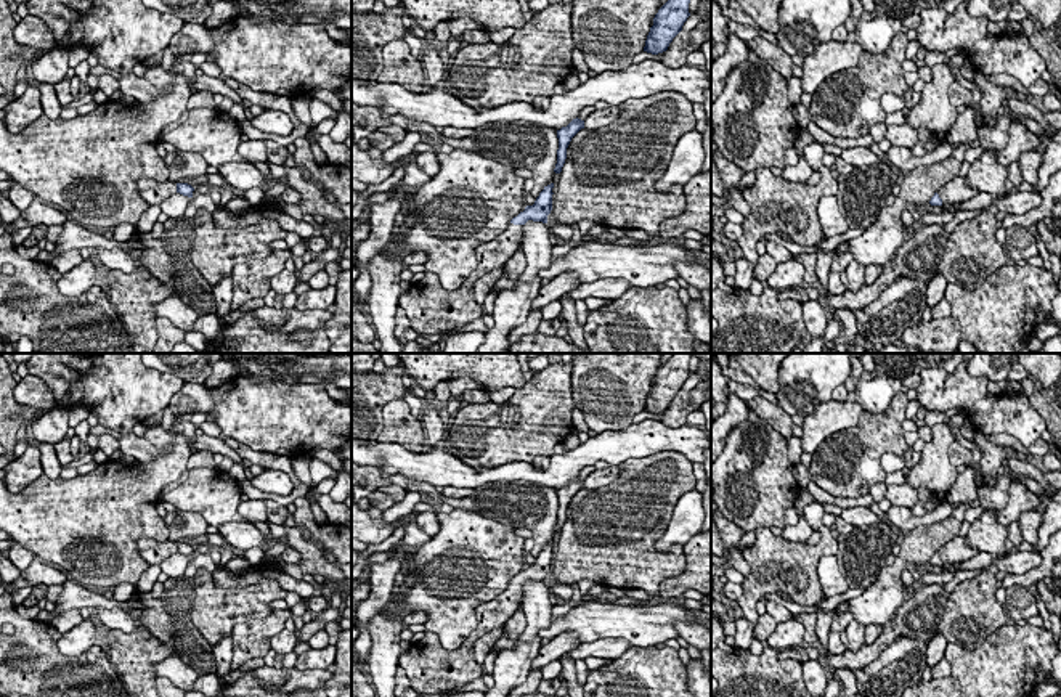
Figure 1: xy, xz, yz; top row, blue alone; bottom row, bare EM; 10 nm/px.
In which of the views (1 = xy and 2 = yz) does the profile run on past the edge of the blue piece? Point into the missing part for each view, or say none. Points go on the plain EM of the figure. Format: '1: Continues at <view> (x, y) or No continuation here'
1: Continues at xy (154, 553)
2: Continues at yz (955, 551)

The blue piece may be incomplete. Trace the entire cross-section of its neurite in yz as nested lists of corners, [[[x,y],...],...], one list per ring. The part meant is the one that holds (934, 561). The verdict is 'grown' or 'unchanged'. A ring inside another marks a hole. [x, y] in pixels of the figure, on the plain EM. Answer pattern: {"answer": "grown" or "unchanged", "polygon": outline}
{"answer": "grown", "polygon": [[[955,536],[953,540],[947,541],[934,556],[931,557],[931,565],[942,565],[942,564],[961,564],[970,560],[978,554],[976,549],[966,544],[966,536]]]}

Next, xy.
{"answer": "grown", "polygon": [[[140,538],[138,551],[149,565],[161,565],[167,557],[175,552],[193,557],[194,548],[188,543],[175,543],[170,540],[156,541],[151,538]]]}

